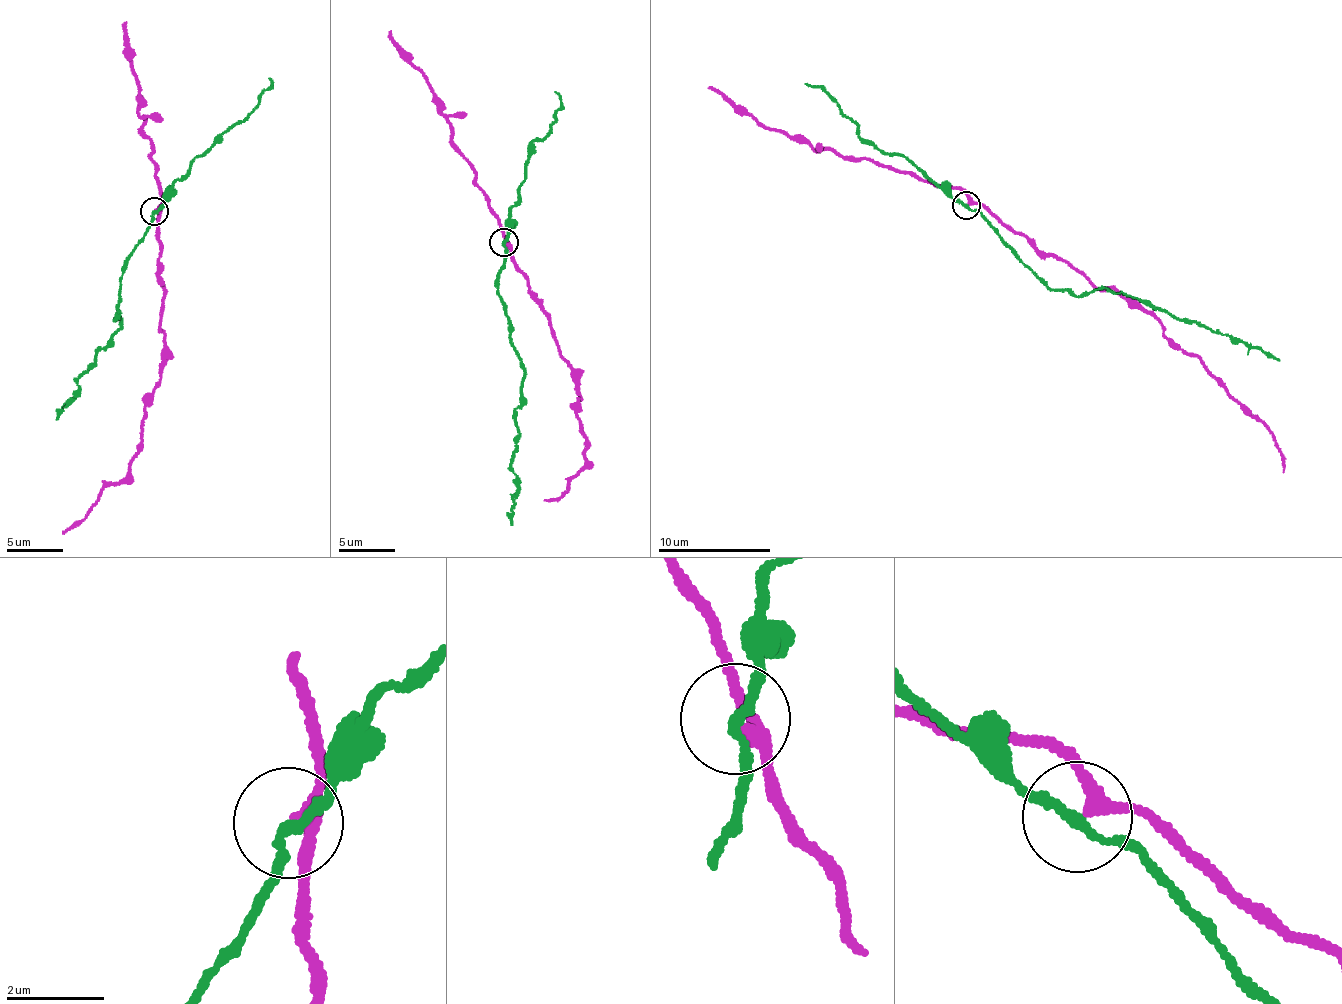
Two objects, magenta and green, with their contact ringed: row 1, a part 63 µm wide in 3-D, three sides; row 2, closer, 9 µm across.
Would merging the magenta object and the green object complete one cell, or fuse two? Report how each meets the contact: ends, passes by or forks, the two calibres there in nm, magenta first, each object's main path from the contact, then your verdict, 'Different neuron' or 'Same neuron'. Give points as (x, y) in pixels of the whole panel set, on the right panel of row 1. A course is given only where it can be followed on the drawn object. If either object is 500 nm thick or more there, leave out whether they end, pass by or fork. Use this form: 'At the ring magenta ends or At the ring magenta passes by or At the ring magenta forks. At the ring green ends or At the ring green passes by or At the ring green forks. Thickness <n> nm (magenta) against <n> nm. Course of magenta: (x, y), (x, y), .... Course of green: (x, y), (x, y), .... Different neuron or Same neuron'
At the ring magenta passes by. At the ring green passes by. Thickness 260 nm (magenta) against 180 nm. Course of magenta: (968, 204), (983, 204), (1042, 252), (1129, 298), (1160, 323), (1167, 339), (1195, 354), (1259, 417), (1283, 472). Course of green: (965, 204), (985, 216), (1052, 290), (1086, 296), (1102, 289), (1125, 292), (1278, 360). Different neuron

